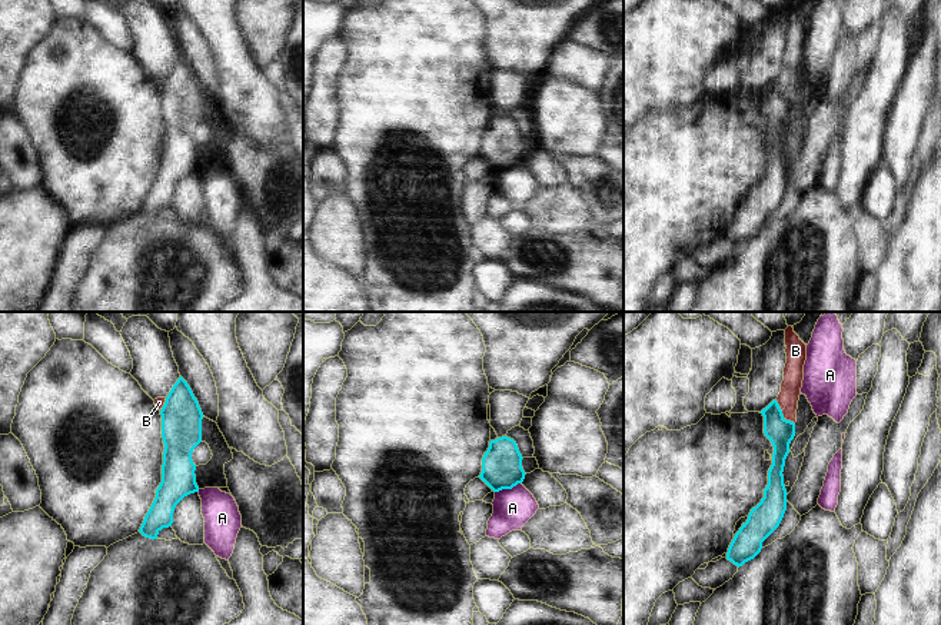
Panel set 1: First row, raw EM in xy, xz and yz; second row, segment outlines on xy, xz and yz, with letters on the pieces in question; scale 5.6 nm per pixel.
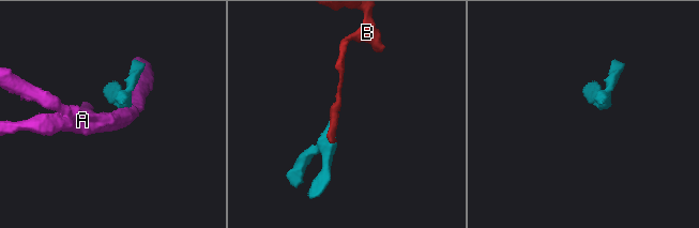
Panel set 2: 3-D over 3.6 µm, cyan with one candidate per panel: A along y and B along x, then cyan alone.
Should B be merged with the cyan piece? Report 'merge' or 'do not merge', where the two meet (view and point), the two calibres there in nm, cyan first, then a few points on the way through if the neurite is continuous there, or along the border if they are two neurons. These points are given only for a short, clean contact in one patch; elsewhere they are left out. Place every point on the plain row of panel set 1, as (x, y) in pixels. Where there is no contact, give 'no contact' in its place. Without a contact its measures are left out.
do not merge; meets cyan in yz at (781, 93); 150 nm thick on the cyan side, 120 nm on the other; border along yz (775, 79), (781, 93), (794, 103)

